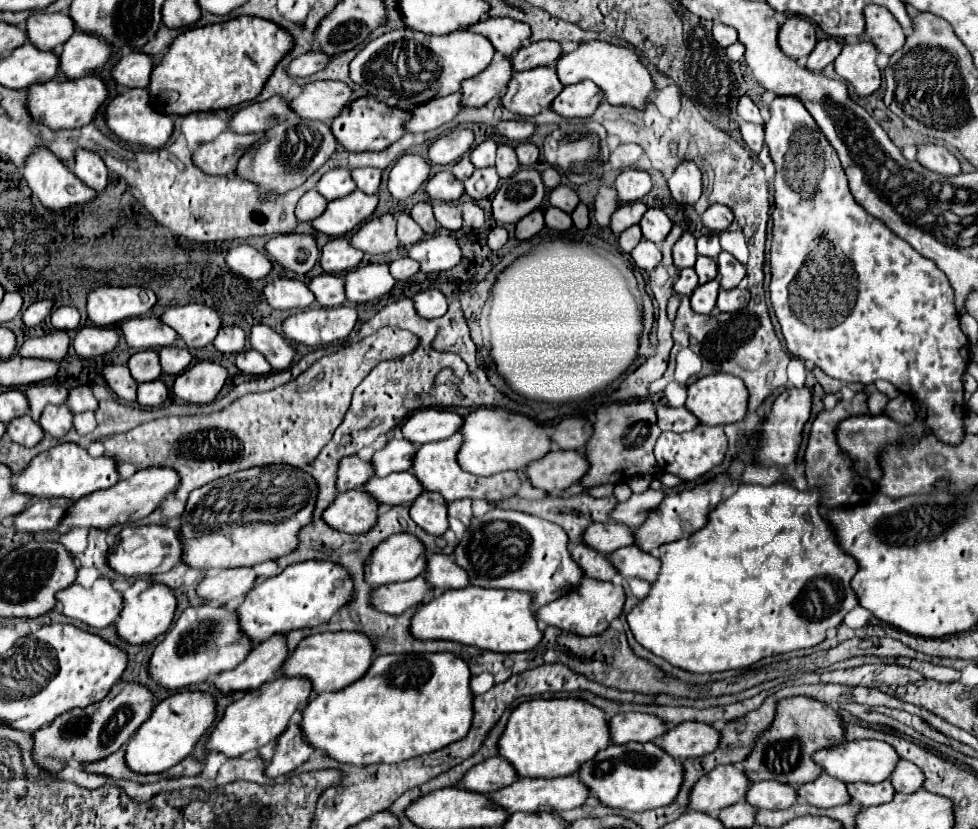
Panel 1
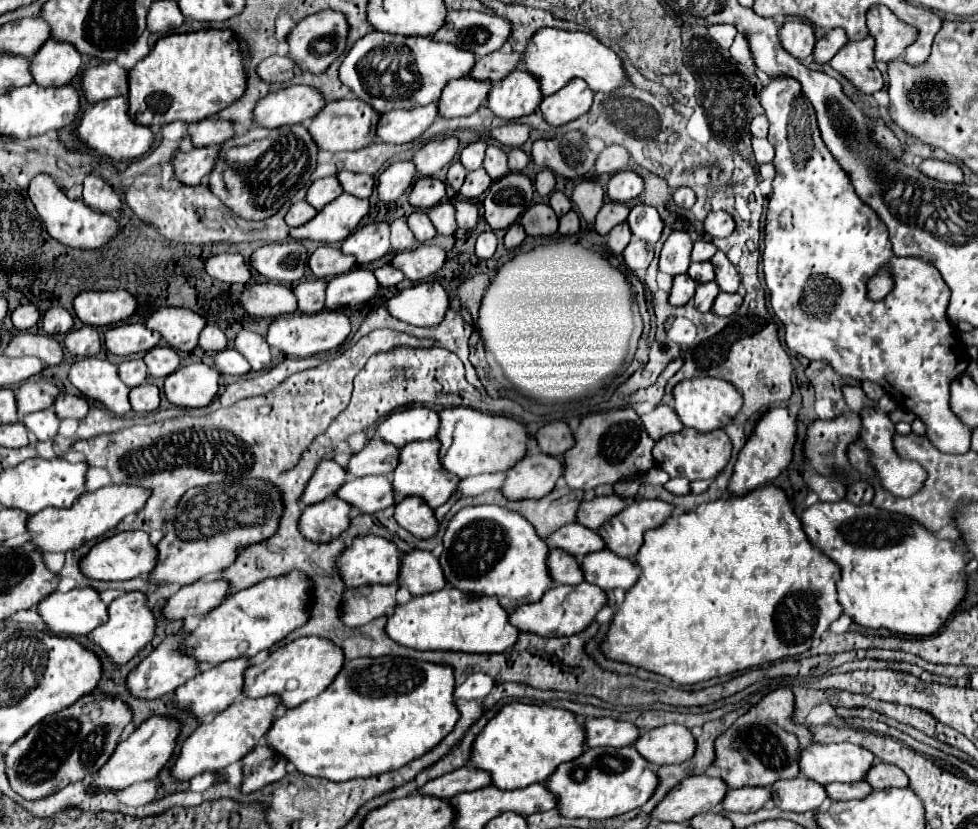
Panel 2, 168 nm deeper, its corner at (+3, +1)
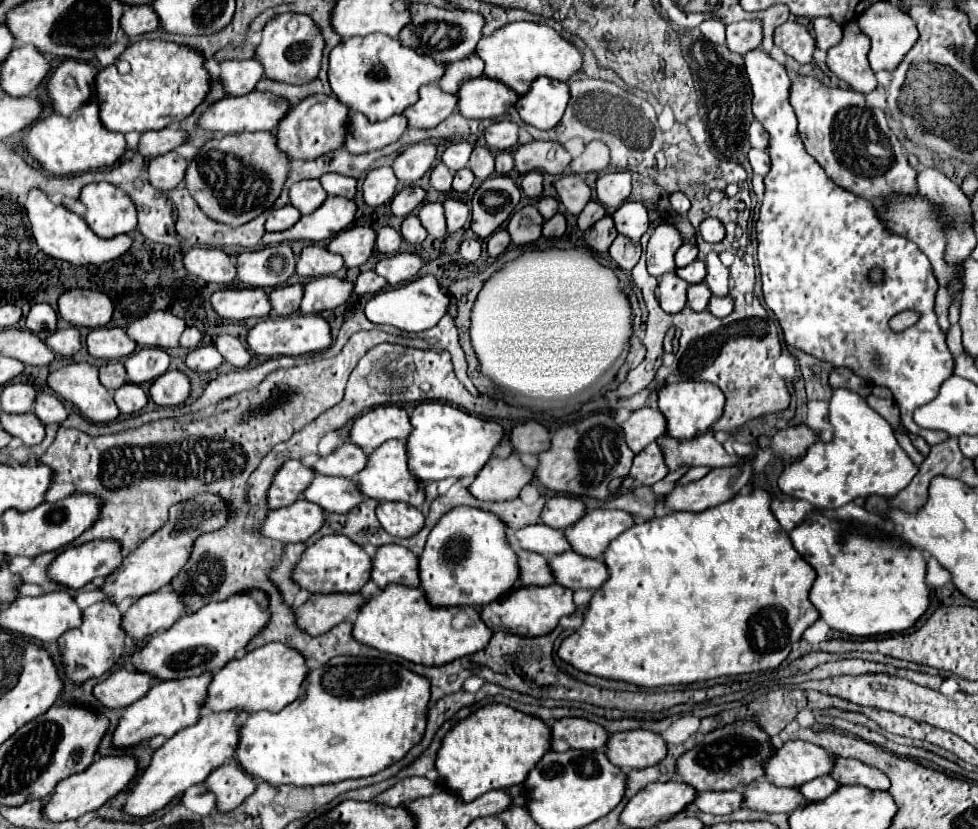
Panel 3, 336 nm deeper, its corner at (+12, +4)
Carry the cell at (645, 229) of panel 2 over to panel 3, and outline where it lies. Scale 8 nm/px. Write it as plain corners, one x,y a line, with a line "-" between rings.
624,202
614,214
616,230
630,240
640,240
640,236
648,230
648,214
640,202

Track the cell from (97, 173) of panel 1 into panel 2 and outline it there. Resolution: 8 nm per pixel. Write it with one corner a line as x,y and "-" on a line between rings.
93,173
83,181
83,201
101,213
115,213
121,209
119,195
113,191
113,187

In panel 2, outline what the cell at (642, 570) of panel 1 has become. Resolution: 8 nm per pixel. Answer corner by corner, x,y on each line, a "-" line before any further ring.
609,549
589,553
583,561
581,567
585,571
585,579
605,591
611,591
615,587
629,589
633,583
637,583
639,569
633,559
621,557

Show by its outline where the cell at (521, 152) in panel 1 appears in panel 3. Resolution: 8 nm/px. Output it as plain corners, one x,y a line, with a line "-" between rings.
500,152
500,154
496,156
496,174
498,174
498,176
506,176
512,168
514,168
512,154
510,154
510,152

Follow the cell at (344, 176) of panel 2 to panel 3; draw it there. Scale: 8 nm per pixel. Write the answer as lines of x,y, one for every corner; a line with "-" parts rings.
324,174
320,178
322,188
328,192
328,196
342,196
352,200
356,194
356,180
340,174

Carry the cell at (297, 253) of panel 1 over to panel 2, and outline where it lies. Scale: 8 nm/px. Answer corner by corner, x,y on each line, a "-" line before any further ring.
297,241
269,243
251,255
251,267
275,283
291,285
305,275
307,249

